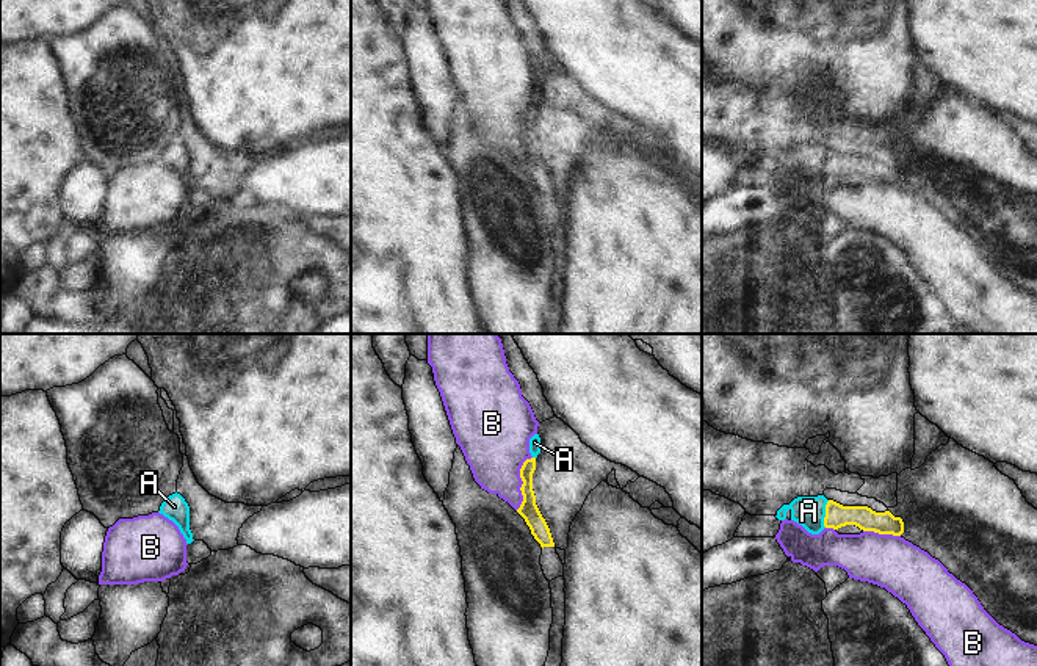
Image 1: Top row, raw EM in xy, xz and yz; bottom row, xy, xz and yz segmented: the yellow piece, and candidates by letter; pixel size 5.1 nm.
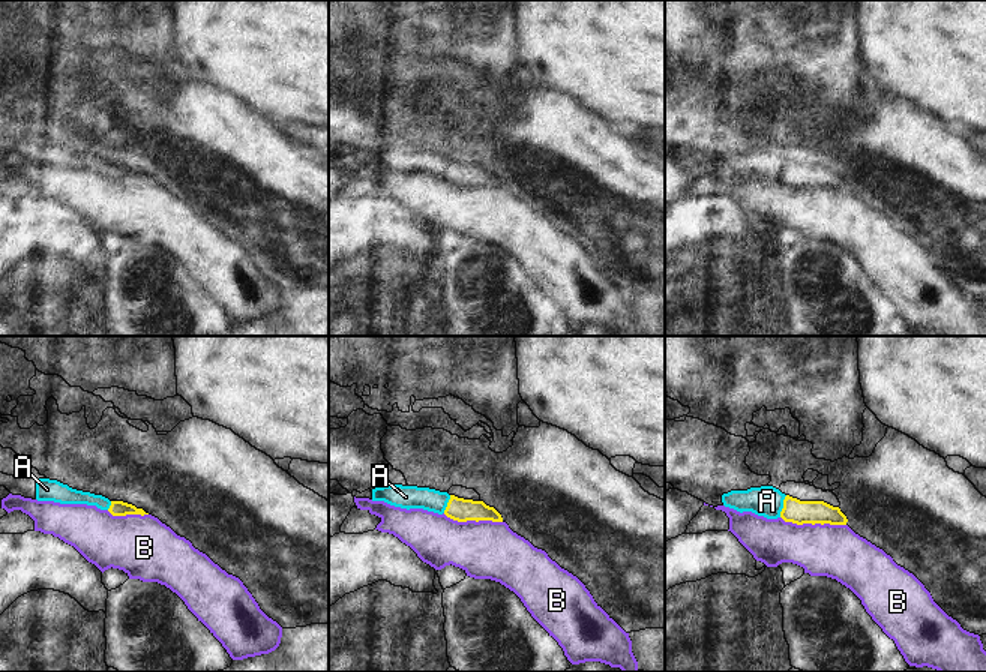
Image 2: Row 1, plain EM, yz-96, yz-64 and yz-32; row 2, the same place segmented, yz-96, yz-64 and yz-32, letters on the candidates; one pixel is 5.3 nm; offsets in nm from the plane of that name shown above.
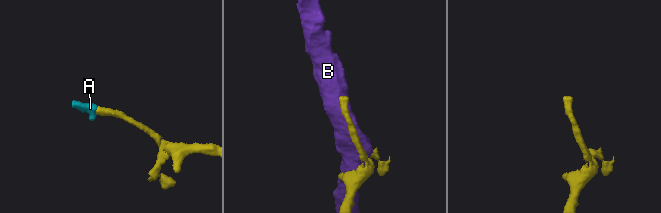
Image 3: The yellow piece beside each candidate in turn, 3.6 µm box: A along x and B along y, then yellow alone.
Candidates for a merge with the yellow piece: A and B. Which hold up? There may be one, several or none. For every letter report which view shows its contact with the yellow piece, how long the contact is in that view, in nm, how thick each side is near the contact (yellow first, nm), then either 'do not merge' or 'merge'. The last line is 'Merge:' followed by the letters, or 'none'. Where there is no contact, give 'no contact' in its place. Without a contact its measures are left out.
A: contact in yz; length 150 nm; calibres 120 and 160 nm; merge
B: contact in xz; length 300 nm; calibres 100 and 340 nm; do not merge
Merge: A

